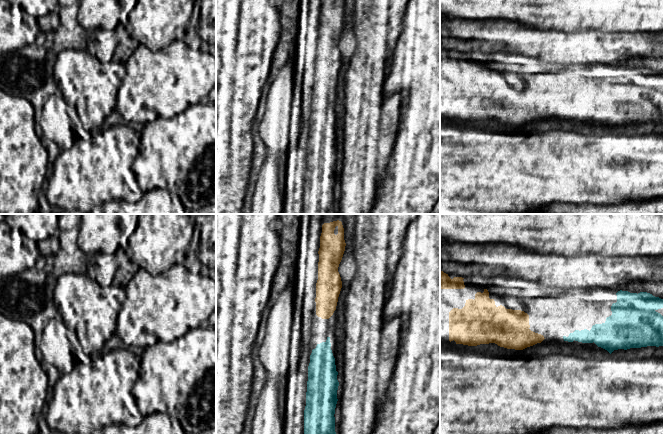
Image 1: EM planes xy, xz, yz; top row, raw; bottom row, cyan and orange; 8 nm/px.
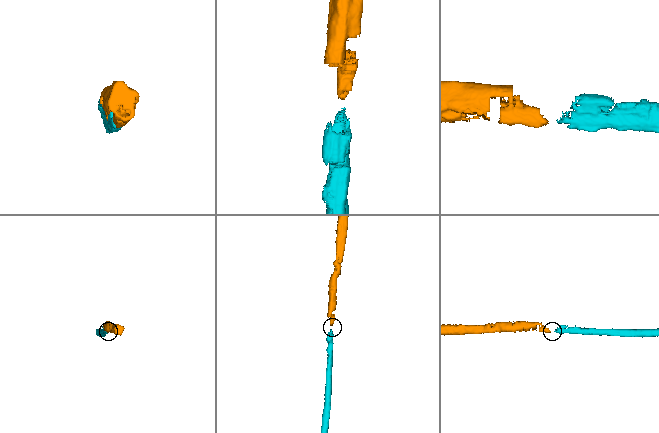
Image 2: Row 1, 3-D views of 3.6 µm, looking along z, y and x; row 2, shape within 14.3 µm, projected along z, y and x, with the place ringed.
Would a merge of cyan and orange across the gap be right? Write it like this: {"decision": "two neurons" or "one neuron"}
{"decision": "one neuron"}

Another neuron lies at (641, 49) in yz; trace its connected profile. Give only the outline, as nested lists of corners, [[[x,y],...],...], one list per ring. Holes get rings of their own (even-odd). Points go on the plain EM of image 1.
[[[450,18],[447,21],[440,22],[440,47],[462,54],[470,54],[477,51],[487,54],[495,52],[515,53],[563,65],[619,65],[628,68],[647,68],[653,72],[663,73],[663,31],[659,33],[603,33],[597,30],[565,32],[561,30],[534,28],[509,20],[472,21]]]

